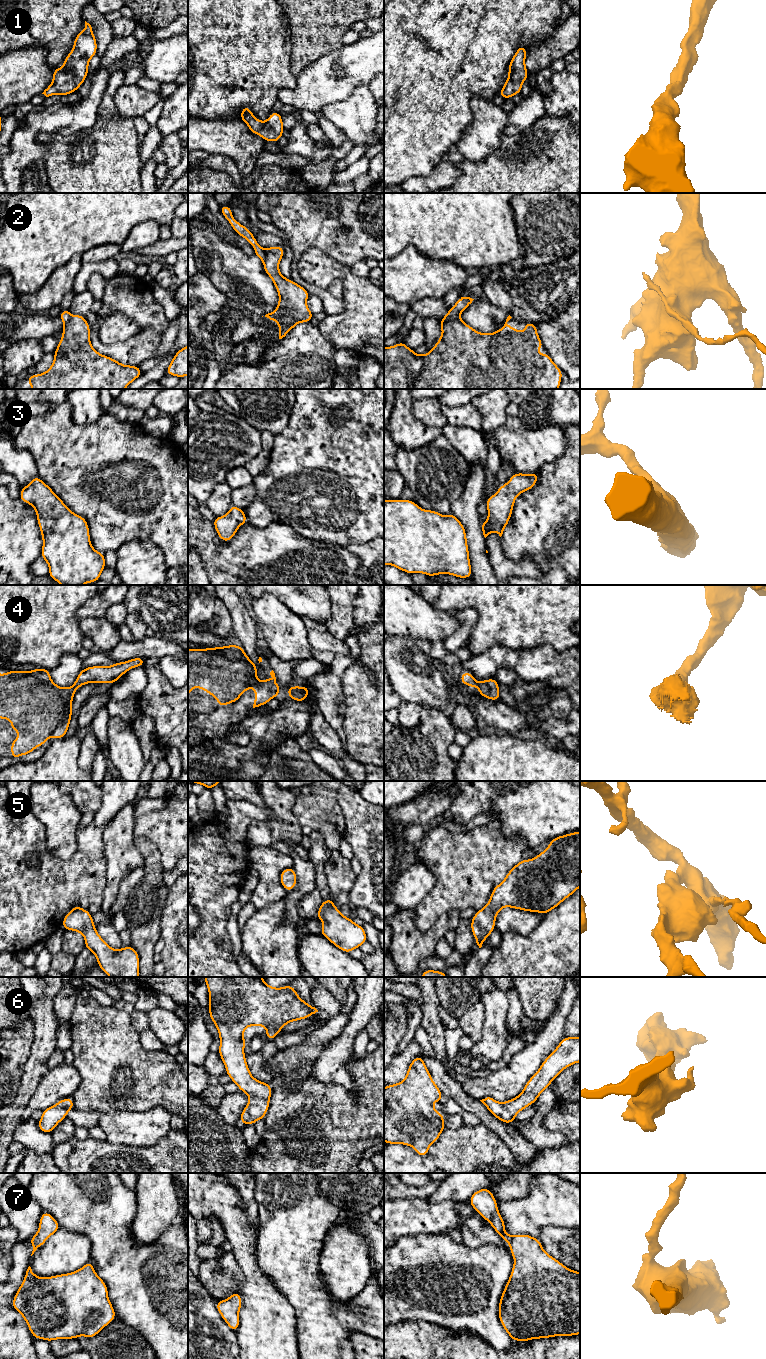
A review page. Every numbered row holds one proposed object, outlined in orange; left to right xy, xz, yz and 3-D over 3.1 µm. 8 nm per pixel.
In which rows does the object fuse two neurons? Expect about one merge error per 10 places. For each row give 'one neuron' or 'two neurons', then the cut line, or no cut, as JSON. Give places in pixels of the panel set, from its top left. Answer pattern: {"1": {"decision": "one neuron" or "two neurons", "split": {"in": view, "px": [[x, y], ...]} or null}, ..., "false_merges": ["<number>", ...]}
{"1": {"decision": "one neuron", "split": null}, "2": {"decision": "two neurons", "split": {"in": "yz", "px": [[457, 315], [451, 319], [441, 320]]}}, "3": {"decision": "one neuron", "split": null}, "4": {"decision": "one neuron", "split": null}, "5": {"decision": "one neuron", "split": null}, "6": {"decision": "one neuron", "split": null}, "7": {"decision": "one neuron", "split": null}, "false_merges": ["2"]}

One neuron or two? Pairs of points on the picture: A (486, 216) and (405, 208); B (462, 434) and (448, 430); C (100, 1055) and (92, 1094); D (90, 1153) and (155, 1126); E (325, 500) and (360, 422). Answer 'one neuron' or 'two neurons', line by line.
A: one neuron
B: one neuron
C: one neuron
D: two neurons
E: one neuron

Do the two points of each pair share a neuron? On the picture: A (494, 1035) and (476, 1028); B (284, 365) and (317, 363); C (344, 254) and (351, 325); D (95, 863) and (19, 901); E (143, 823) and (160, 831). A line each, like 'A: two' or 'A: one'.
A: two
B: one
C: two
D: one
E: one

